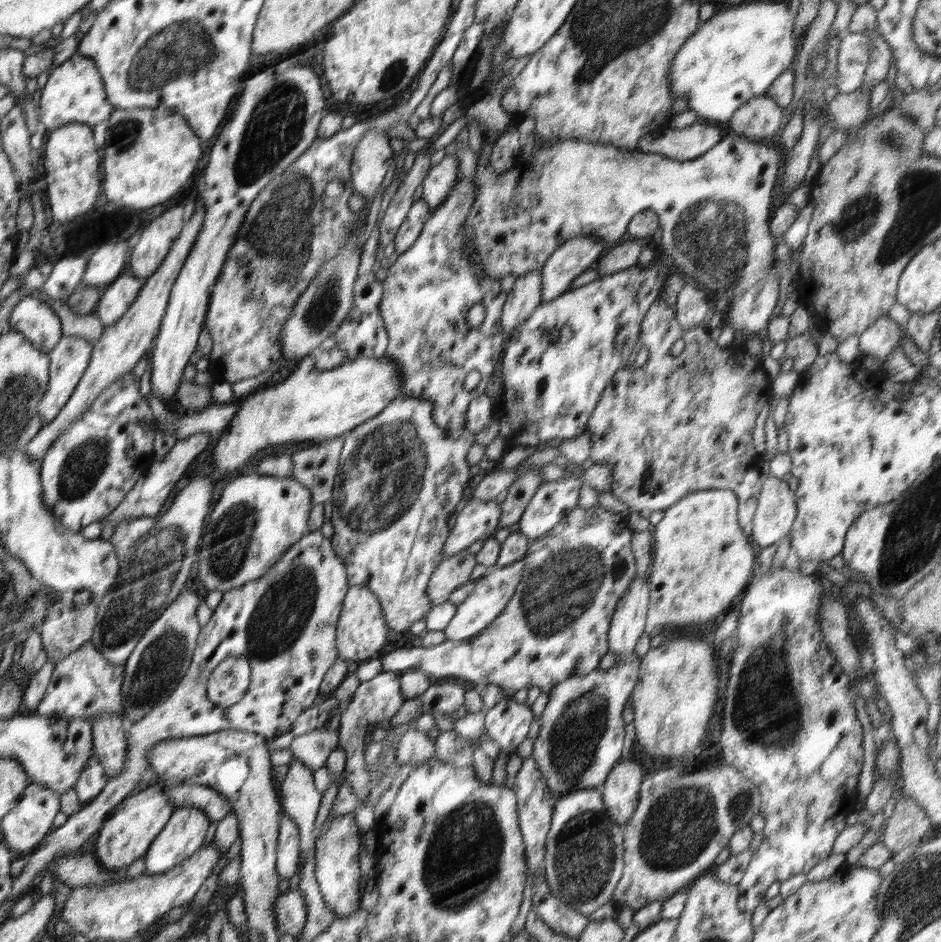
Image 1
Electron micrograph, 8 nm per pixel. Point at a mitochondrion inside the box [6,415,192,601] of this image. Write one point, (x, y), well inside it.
(83, 466)

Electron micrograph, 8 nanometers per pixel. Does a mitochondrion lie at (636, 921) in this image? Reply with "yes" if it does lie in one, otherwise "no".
no

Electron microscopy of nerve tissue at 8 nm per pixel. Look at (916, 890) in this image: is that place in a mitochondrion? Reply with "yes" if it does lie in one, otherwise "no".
yes

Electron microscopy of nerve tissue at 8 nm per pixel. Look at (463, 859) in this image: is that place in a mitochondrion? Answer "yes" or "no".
yes

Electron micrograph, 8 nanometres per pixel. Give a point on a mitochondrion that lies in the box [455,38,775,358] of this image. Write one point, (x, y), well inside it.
(711, 234)

